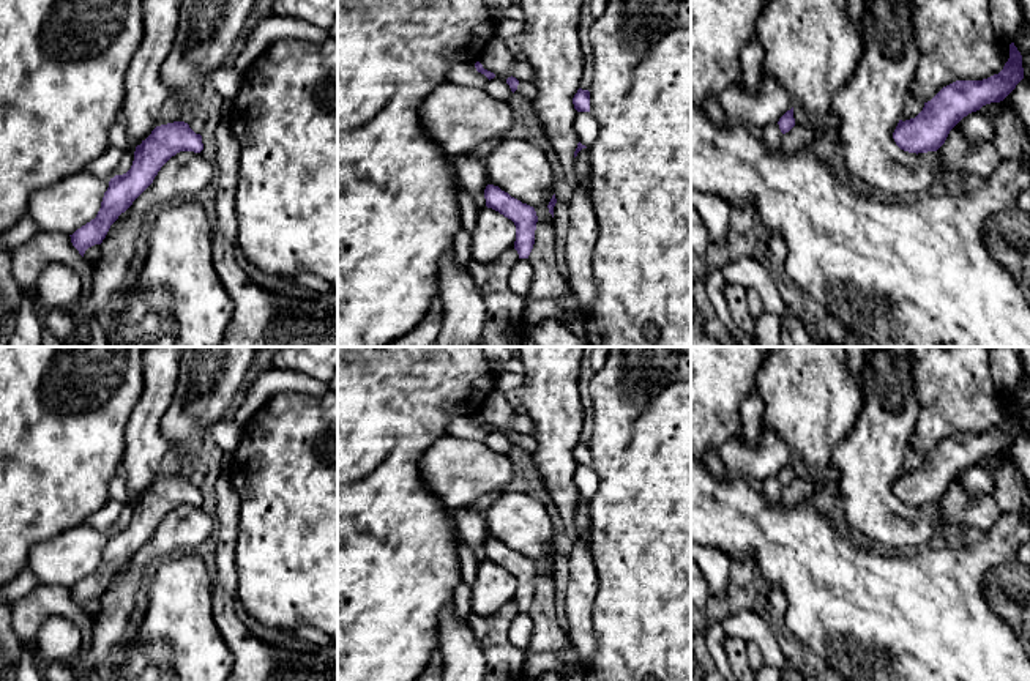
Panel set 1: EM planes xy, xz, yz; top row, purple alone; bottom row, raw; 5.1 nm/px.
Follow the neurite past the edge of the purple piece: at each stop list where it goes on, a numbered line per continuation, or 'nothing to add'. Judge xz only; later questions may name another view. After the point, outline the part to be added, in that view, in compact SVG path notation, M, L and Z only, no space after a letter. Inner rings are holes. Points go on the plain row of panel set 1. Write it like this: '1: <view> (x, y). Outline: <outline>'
nothing to add

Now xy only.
nothing to add

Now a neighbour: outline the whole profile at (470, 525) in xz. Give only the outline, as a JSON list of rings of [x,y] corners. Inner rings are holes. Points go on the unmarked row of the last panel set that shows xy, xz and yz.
[[[480,501],[453,509],[457,523],[457,534],[475,556],[478,549],[484,545],[489,538],[484,519],[478,511],[478,503]]]

